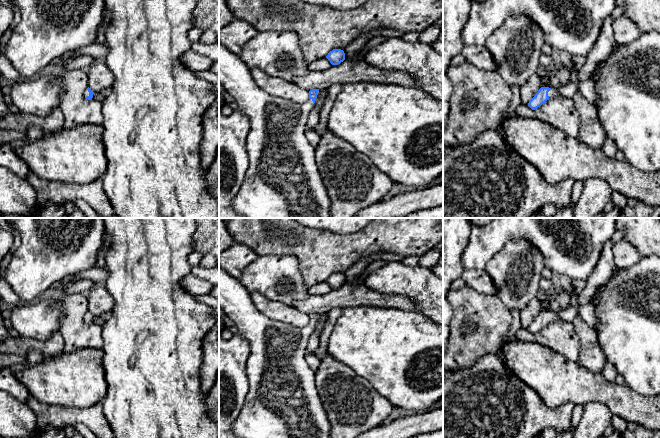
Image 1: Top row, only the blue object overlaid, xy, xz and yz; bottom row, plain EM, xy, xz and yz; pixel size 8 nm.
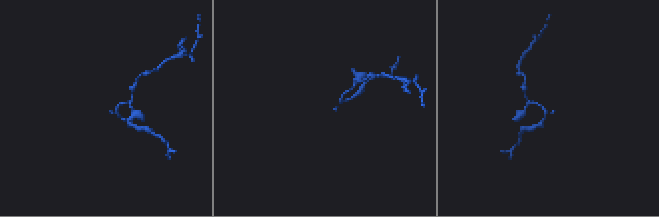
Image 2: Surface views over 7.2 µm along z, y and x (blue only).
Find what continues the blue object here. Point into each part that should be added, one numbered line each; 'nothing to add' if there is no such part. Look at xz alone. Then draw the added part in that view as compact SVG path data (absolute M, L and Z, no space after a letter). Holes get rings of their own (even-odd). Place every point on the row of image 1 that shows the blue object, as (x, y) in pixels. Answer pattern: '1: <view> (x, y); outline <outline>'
1: xz (282, 180); outline M220 44L219 83L237 103L238 109L249 117L251 125L246 142L249 166L241 189L233 198L234 211L245 218L330 218L331 201L318 170L315 148L305 136L308 118L315 107L312 99L297 104L268 94L255 83L250 68L238 55Z

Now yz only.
1: yz (554, 92); outline M558 86L558 87L551 88L550 91L548 92L549 98L559 97L561 88L563 87Z

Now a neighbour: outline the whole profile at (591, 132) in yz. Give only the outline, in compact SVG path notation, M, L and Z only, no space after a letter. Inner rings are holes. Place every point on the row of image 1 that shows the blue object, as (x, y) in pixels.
M579 91L574 94L572 99L580 119L577 138L592 148L602 148L607 135L597 117L594 104L591 104Z

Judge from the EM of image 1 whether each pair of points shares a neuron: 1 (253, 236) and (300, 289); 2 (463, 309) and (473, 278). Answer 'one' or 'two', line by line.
1: two
2: two

